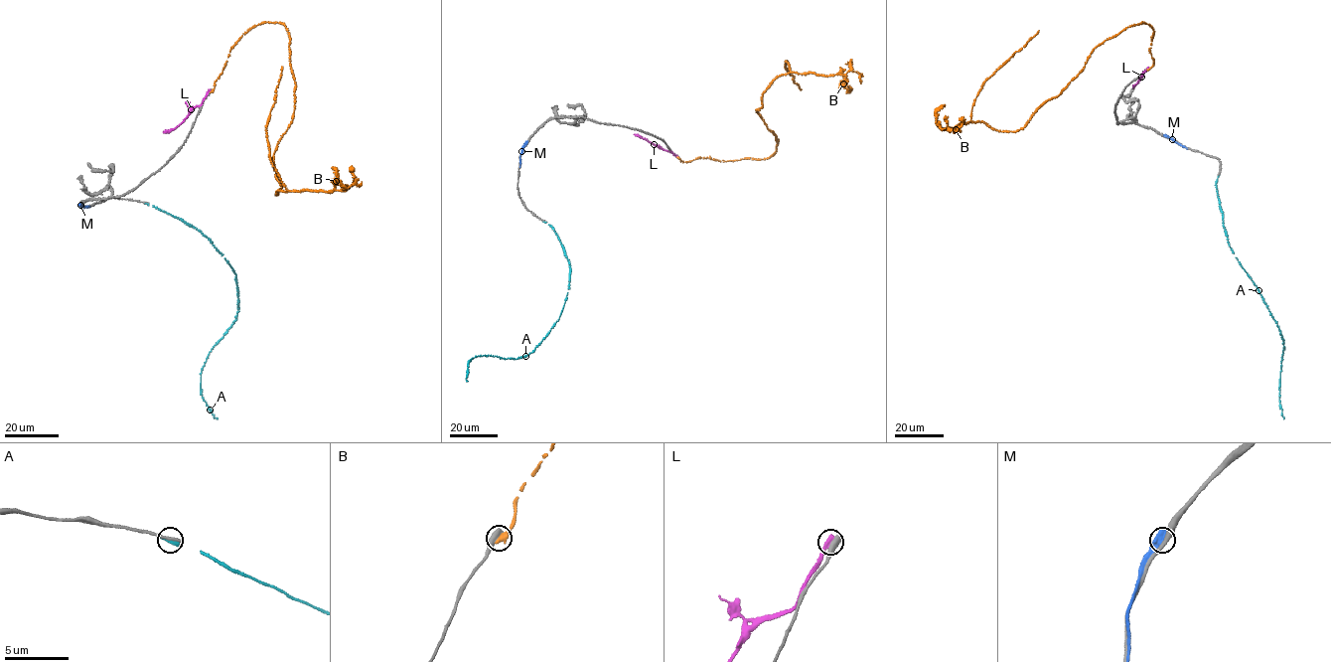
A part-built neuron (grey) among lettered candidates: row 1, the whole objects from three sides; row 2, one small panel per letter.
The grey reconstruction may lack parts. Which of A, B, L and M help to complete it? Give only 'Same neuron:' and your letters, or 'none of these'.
Same neuron: none of these

